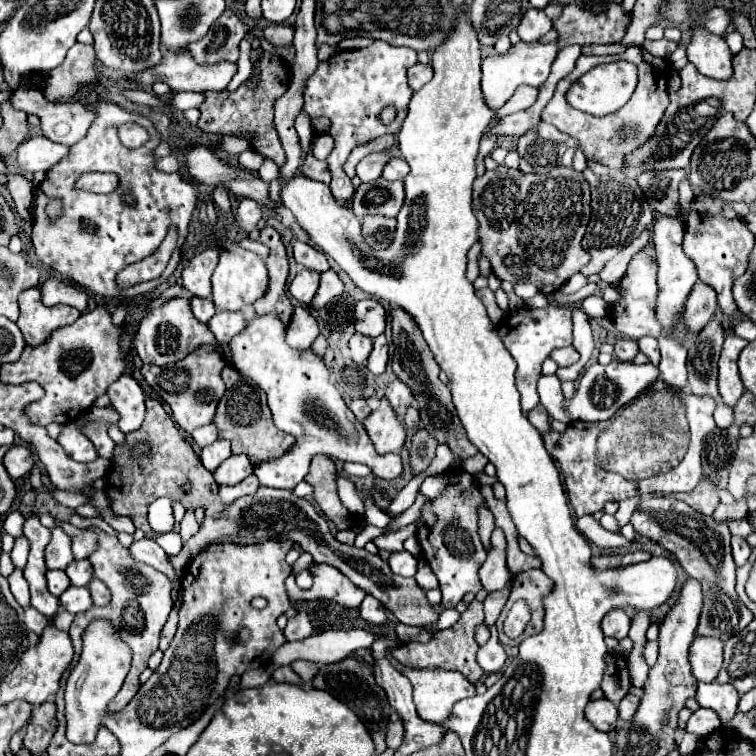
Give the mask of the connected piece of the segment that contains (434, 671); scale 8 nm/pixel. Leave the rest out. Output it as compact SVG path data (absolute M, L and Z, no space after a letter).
M406 668L403 675L413 684L413 702L419 718L427 722L443 722L451 714L455 702L475 696L475 686L461 674L441 668Z

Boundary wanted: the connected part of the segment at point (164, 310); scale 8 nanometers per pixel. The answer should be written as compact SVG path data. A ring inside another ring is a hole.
M171 298L165 304L161 304L159 308L151 310L139 324L137 336L135 336L135 350L139 354L139 358L147 364L157 364L157 366L165 366L165 364L173 364L183 360L187 354L195 352L199 346L213 346L213 348L221 348L223 354L223 346L215 340L215 336L209 332L207 324L199 322L189 306L187 298Z

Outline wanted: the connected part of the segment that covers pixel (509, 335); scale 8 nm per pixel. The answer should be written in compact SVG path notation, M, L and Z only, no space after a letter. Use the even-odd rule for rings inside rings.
M559 306L559 308L519 308L507 314L507 322L501 322L497 326L499 338L503 338L503 344L511 352L511 356L517 360L517 390L521 392L521 408L523 412L531 412L539 404L537 394L537 382L541 376L541 364L543 360L555 350L571 346L571 308Z

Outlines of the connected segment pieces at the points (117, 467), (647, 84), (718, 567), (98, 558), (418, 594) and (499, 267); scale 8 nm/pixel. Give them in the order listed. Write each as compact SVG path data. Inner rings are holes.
M149 398L145 406L147 414L141 428L127 434L125 444L115 448L111 470L105 476L105 492L111 498L111 508L115 514L131 518L135 522L135 528L143 530L145 534L151 534L151 528L147 524L147 508L151 502L161 496L169 496L181 500L185 508L207 508L219 498L219 484L215 482L213 474L205 470L191 444L181 438L175 422L169 418L163 404L159 400ZM139 442L149 444L147 458L131 458L131 450Z
M629 46L623 54L619 55L588 56L582 54L575 64L575 70L567 78L559 80L553 98L549 100L549 104L541 112L541 118L545 122L557 126L559 132L565 132L565 134L577 138L587 160L595 160L595 162L611 168L611 170L625 172L627 170L625 156L631 154L631 150L637 150L639 146L643 146L643 142L647 142L647 138L651 138L651 134L655 134L655 126L659 126L659 122L661 122L661 118L667 110L667 102L669 102L667 72L669 72L669 62L665 58L651 56L647 50L643 50L639 46ZM619 60L633 62L633 64L639 66L637 92L633 92L629 104L625 104L621 110L617 110L613 114L597 118L597 116L579 112L565 102L565 92L569 90L571 82L575 82L579 76L583 76L585 72L589 72L591 68L595 68L597 65Z
M647 496L643 498L641 504L643 506L639 506L639 510L635 510L635 514L631 516L631 524L635 532L661 546L665 546L667 542L673 542L673 548L667 548L667 552L679 558L679 564L683 566L683 570L691 578L699 580L701 584L703 610L701 610L697 634L713 636L721 640L727 640L733 634L739 634L753 620L753 614L747 610L747 606L739 600L735 592L735 562L731 556L731 546L729 546L729 538L731 538L729 524L715 522L715 518L695 512L691 506L687 506L685 502L673 496ZM647 510L651 510L653 514L663 512L663 526Z
M91 528L95 530L95 534L99 534L99 550L95 550L95 554L91 554L91 566L93 566L93 576L99 578L109 590L111 590L111 602L107 606L92 607L75 616L71 628L69 628L69 636L73 640L75 646L75 656L73 656L73 664L77 664L79 654L81 654L81 634L87 628L87 624L93 618L109 618L117 630L119 636L131 646L133 650L133 662L131 662L131 670L125 678L123 688L117 692L117 696L111 700L108 705L109 712L119 712L123 710L129 700L135 696L135 692L139 690L139 674L147 668L147 660L149 656L157 650L159 644L159 632L163 628L163 624L167 622L167 616L173 608L173 600L171 600L171 582L165 574L161 574L159 570L147 566L147 564L137 564L125 546L119 544L117 536L109 536L99 528Z
M259 486L255 494L237 498L229 506L225 506L221 512L205 516L199 532L183 544L177 556L169 556L169 562L171 566L175 566L175 572L181 578L183 570L197 558L197 554L201 554L201 550L207 550L207 546L211 544L235 542L239 546L241 544L247 546L247 544L257 544L257 542L267 542L267 540L297 542L305 552L313 556L317 564L329 564L341 570L355 586L375 596L399 622L433 632L439 620L439 612L435 610L433 604L427 602L425 590L415 582L415 578L403 578L403 576L393 574L385 560L381 560L377 554L367 552L365 548L345 546L337 542L335 536L329 532L327 520L323 518L323 514L317 512L317 508L309 500L295 496L293 490L275 490L275 488Z
M501 164L497 170L485 172L473 184L473 214L479 222L479 238L483 244L481 254L489 258L499 280L509 280L513 284L531 282L549 296L589 262L589 254L581 246L591 208L589 202L589 184L585 176L573 168L557 166L543 176L523 174L521 170L511 170Z

